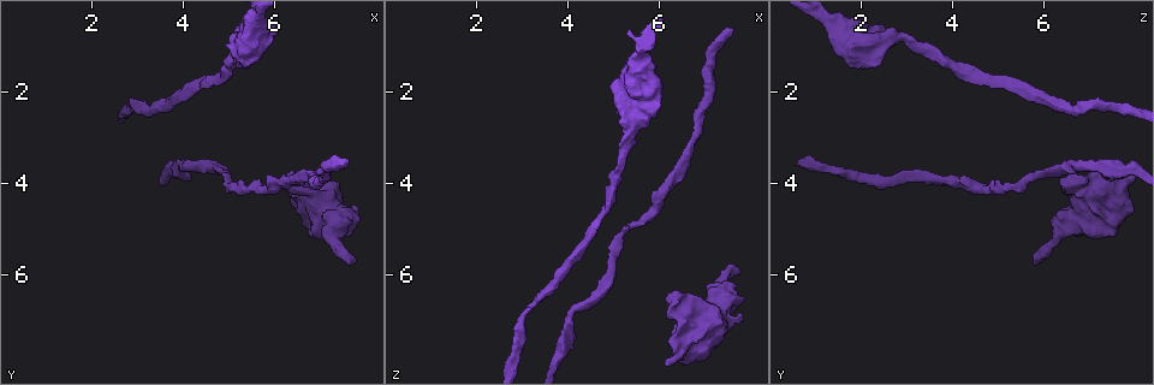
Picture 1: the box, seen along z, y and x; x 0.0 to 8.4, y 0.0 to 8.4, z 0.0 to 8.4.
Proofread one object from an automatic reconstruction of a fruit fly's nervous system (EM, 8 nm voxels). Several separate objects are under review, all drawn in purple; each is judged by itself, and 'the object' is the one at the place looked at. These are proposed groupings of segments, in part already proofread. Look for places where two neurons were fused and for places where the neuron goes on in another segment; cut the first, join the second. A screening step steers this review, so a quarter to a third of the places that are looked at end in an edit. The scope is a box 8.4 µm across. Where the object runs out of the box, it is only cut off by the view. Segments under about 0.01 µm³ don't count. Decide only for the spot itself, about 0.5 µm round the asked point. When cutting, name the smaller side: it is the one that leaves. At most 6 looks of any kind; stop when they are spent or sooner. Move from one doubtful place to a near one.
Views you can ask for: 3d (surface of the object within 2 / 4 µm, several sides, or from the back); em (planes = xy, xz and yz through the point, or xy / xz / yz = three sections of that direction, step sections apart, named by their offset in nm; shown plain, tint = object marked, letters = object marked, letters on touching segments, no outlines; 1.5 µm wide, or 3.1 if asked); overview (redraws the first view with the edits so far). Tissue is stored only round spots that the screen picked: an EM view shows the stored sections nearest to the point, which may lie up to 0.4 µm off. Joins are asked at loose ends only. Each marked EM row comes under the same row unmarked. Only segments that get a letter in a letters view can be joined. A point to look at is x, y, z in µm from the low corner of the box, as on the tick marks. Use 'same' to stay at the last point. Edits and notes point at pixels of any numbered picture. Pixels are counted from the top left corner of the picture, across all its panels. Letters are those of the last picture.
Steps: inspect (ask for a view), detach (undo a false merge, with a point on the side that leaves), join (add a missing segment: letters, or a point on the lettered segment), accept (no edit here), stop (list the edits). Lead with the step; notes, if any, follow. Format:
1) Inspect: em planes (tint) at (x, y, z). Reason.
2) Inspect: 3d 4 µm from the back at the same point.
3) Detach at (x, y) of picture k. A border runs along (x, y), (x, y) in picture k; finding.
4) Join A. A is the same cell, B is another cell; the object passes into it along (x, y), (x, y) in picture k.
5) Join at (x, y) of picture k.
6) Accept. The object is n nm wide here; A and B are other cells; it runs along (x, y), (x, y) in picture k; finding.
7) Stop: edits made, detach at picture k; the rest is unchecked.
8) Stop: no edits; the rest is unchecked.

Inspect: 3d 2 µm from the back at (5.35, 0.85, 2.80). Sudden change in width.

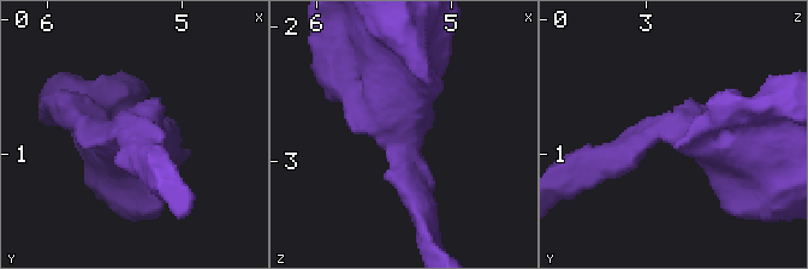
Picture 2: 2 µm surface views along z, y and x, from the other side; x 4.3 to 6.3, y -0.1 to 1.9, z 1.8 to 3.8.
Inspect: em yz step 8 (tint) at (5.34, 0.84, 2.80). The arms are 200, 550 nm wide.

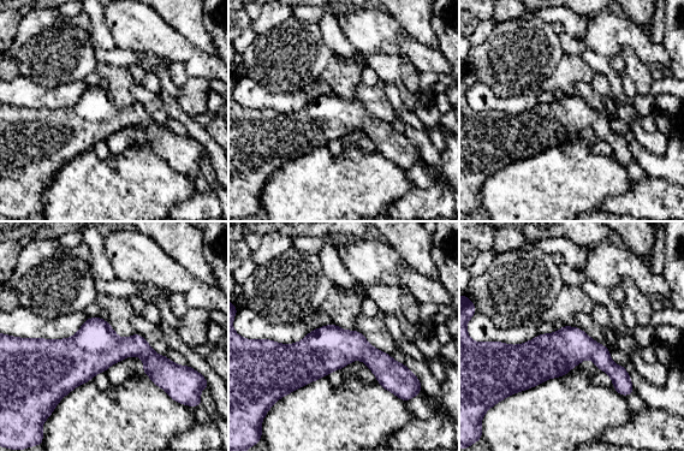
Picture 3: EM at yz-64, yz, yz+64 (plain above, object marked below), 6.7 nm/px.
Inspect: em planes (letters) at the same point. Cut it another way.

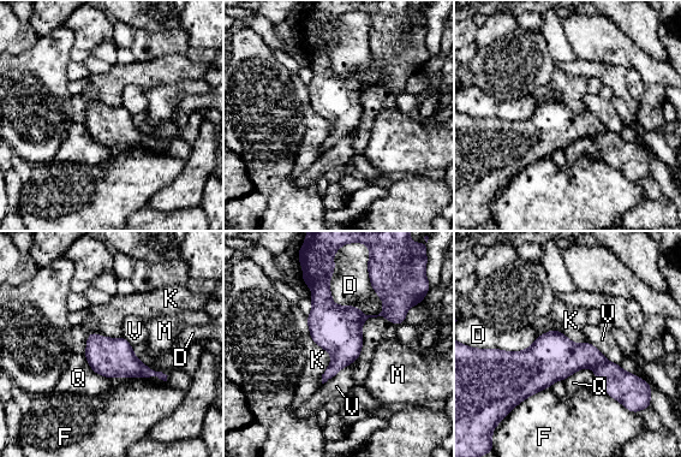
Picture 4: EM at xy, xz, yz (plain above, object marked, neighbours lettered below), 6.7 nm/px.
Accept. The longest contact is with K, 460 nm; D, F, K, M, Q and V are other cells; a border runs along (83, 355), (96, 373), (109, 379) in picture 4; one neuron here.

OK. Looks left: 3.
Inspect: 3d 2 µm at (7.80, 5.70, 5.90). Free end.

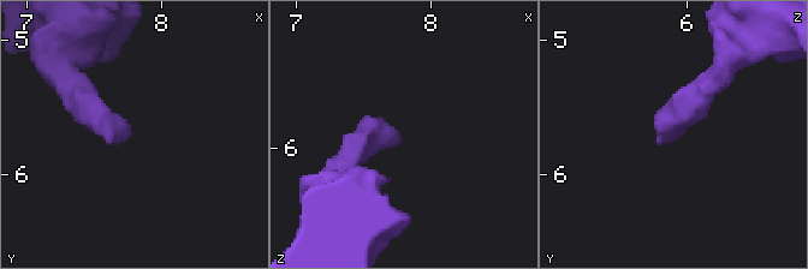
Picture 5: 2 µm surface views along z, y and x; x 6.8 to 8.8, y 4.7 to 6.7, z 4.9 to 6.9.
Inspect: em planes (tint) at (7.76, 5.72, 5.86).

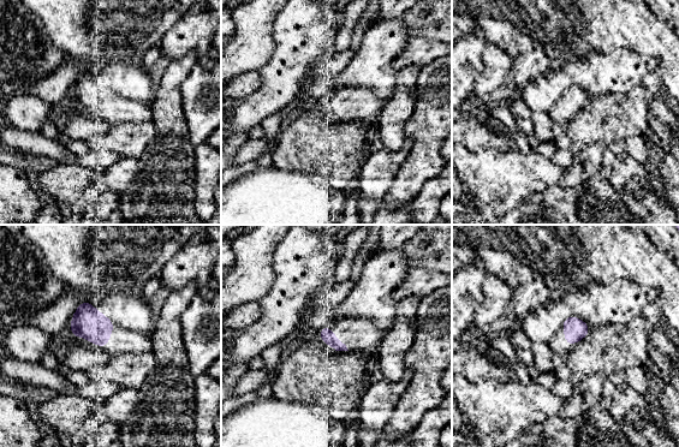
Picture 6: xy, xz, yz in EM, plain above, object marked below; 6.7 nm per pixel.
Inspect: em planes (letters) at the same point. See the neighbours.

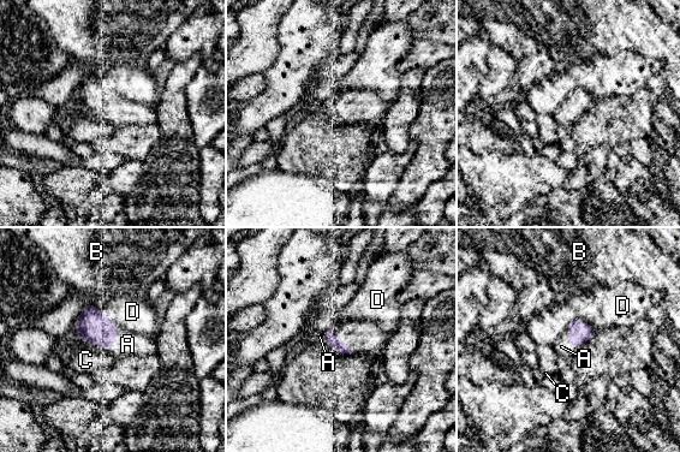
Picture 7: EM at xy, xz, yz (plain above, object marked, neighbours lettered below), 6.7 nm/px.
Join A. A is the same cell, B, C and D are other cells; the neuron continues.

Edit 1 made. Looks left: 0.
Stop: edits made, join at picture 7; the rest is unchecked.

